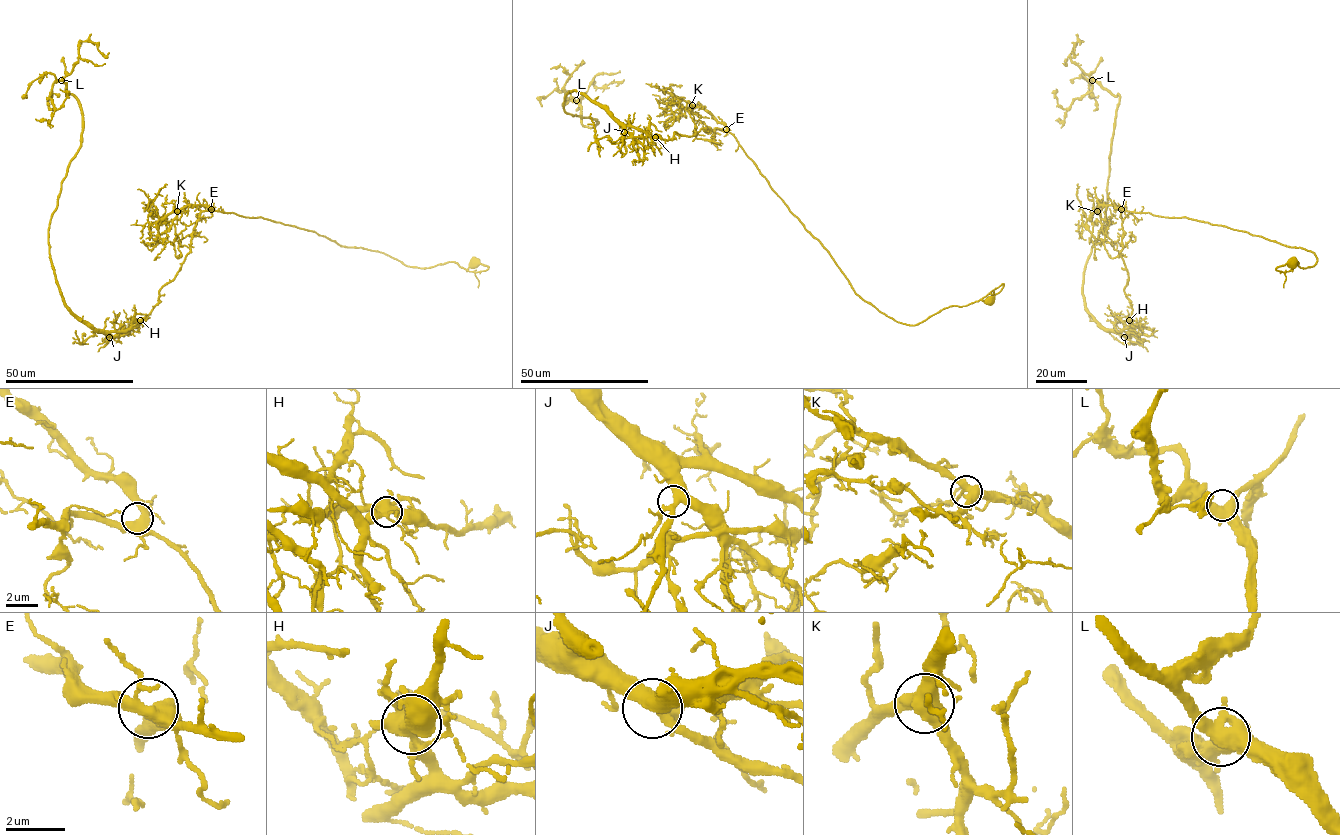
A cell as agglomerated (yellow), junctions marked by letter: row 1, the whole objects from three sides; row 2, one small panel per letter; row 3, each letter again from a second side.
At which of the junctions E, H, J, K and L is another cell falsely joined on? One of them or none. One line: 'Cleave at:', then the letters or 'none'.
Cleave at: H

